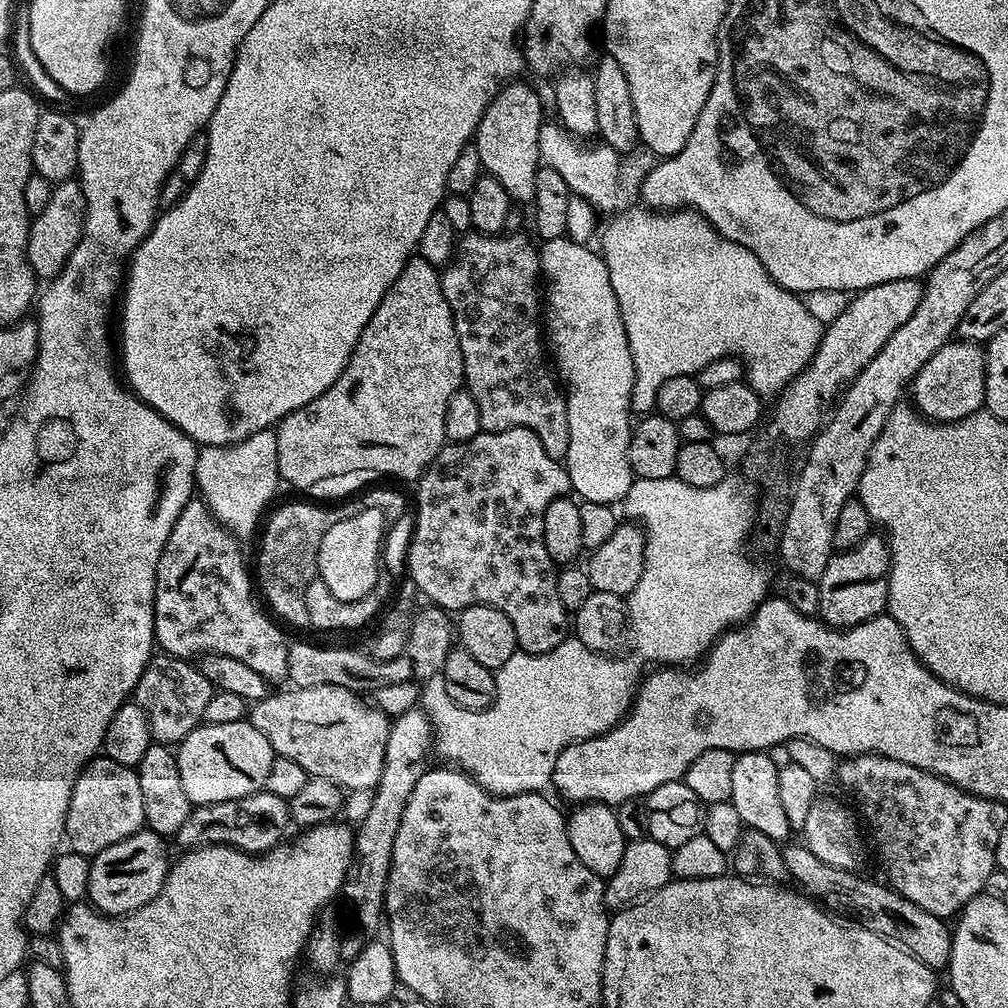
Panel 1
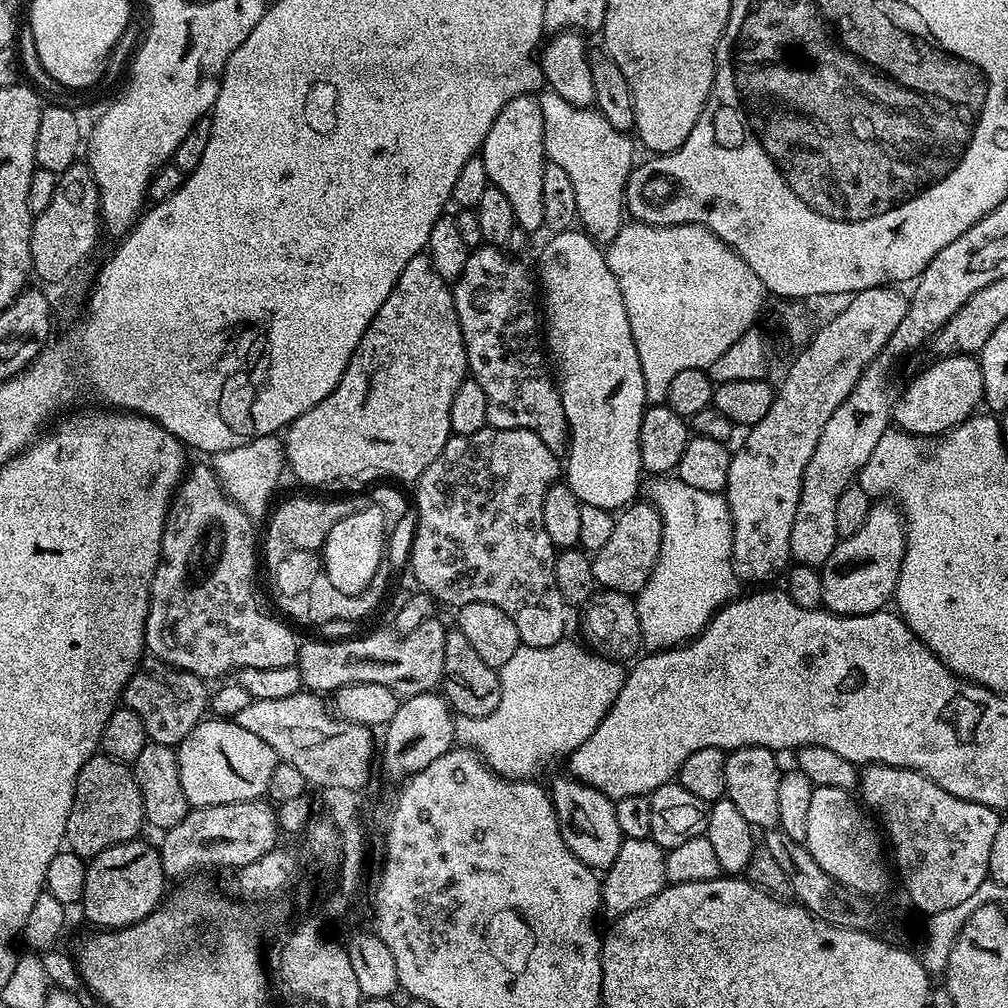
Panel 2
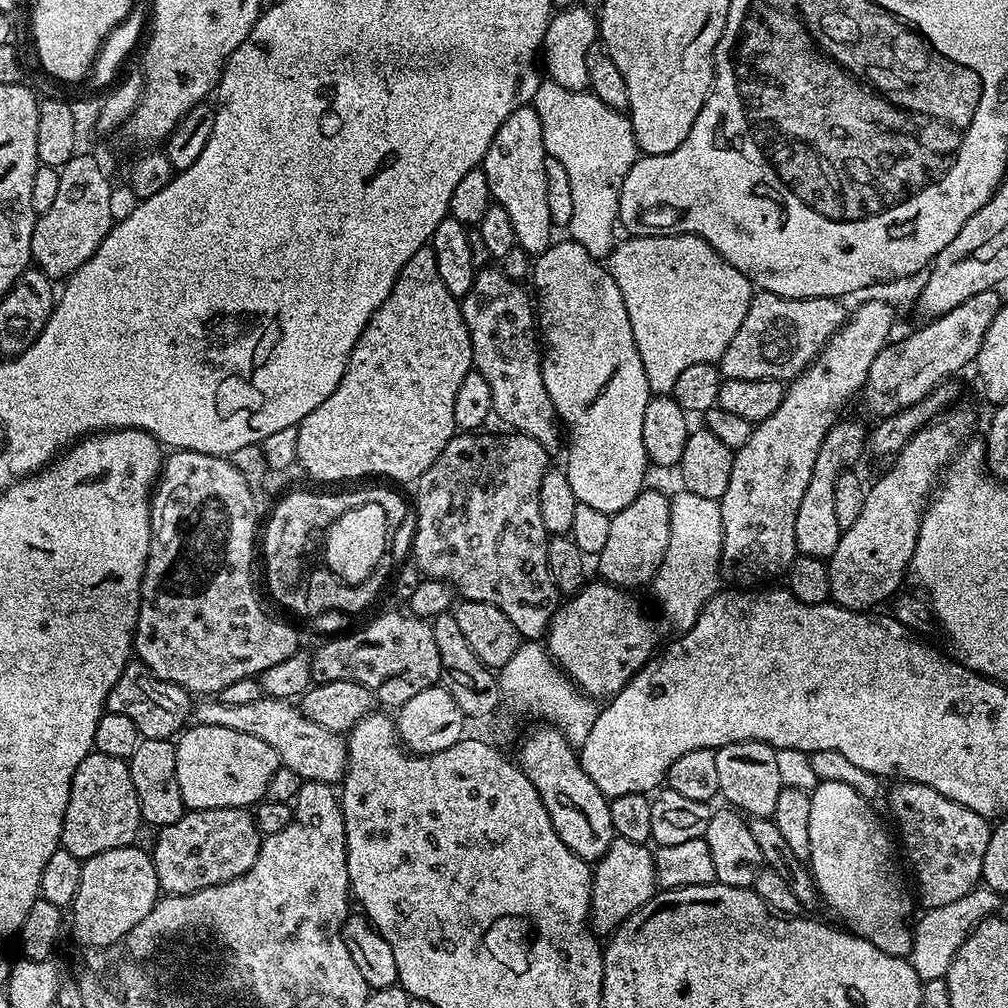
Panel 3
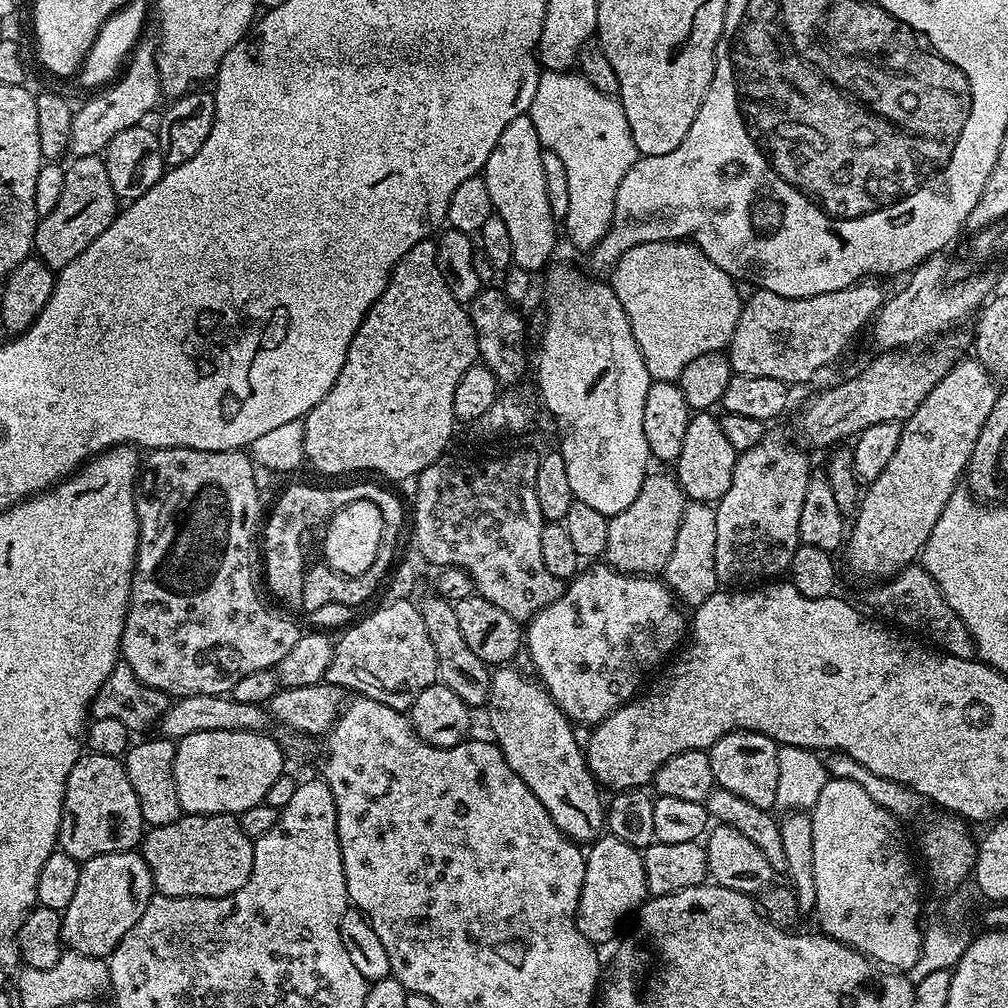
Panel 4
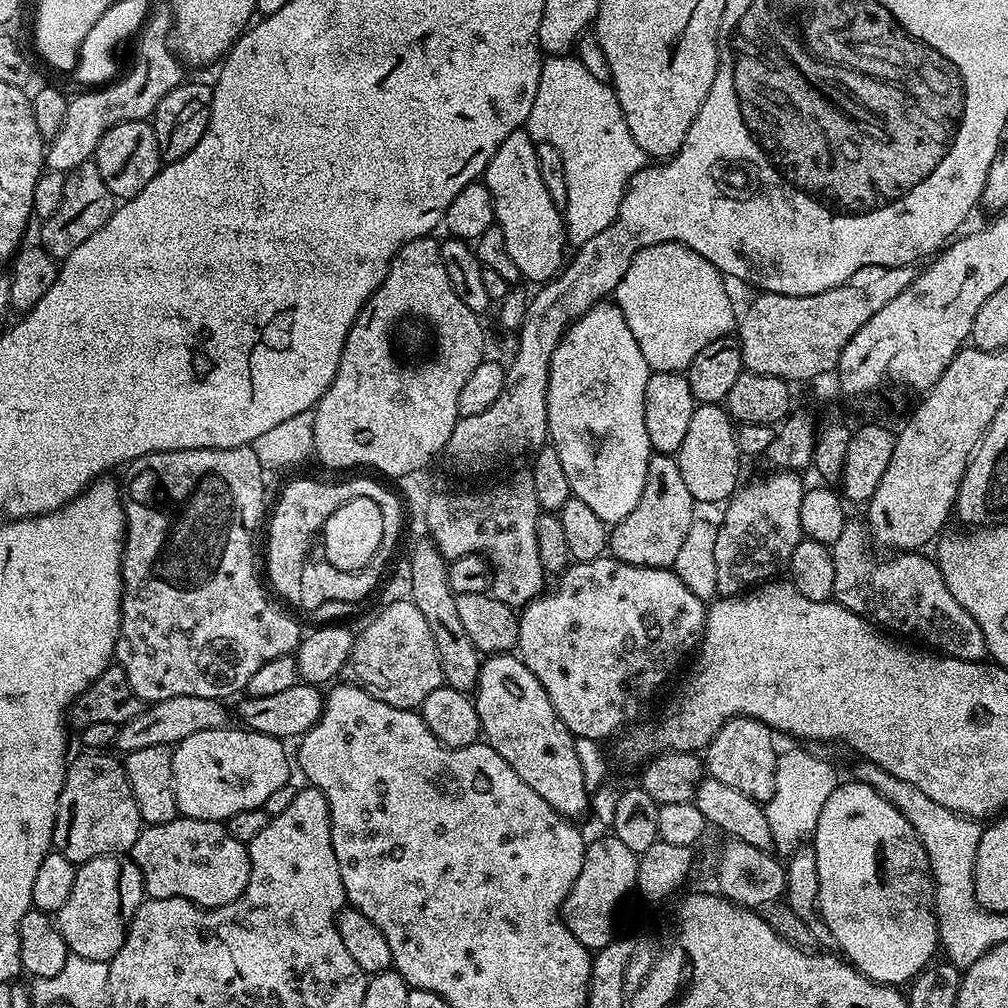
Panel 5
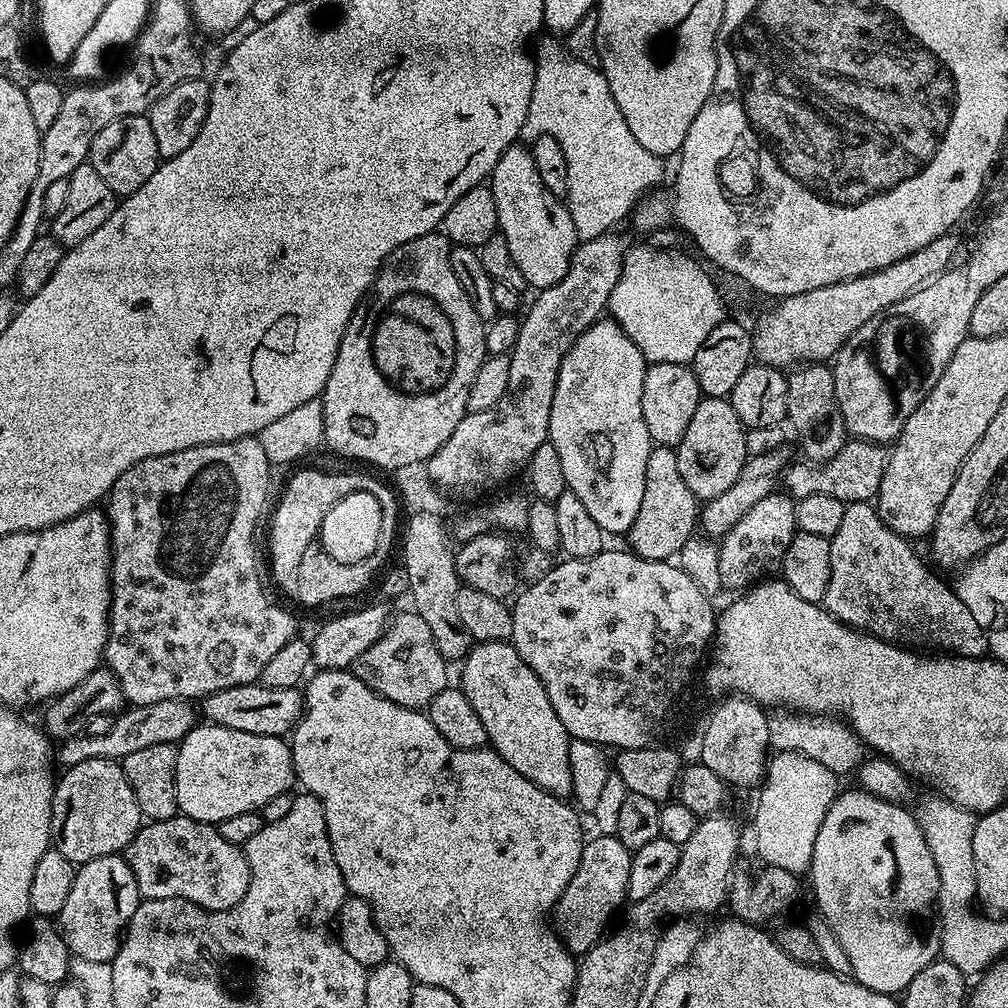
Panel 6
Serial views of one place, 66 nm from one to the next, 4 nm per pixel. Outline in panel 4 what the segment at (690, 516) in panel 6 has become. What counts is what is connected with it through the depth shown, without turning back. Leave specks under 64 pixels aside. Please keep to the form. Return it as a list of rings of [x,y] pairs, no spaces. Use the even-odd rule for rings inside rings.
[[[649,471],[638,490],[638,498],[608,521],[610,531],[603,554],[608,567],[625,576],[655,577],[663,573],[670,562],[670,554],[674,554],[674,542],[678,542],[678,526],[682,526],[685,507],[686,497],[675,475],[671,471]]]

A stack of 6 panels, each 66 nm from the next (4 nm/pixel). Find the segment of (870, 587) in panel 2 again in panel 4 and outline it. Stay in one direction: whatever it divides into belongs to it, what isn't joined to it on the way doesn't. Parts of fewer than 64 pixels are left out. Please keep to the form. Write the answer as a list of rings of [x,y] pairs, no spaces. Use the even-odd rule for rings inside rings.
[[[974,358],[961,359],[943,376],[938,386],[926,394],[914,414],[903,421],[898,450],[894,450],[894,458],[886,462],[886,470],[882,470],[882,474],[878,474],[878,478],[863,489],[860,506],[854,513],[846,536],[848,568],[854,575],[871,582],[883,582],[909,567],[915,561],[912,559],[915,556],[917,559],[923,553],[930,530],[934,530],[934,522],[938,522],[942,510],[946,510],[950,494],[956,491],[965,475],[968,460],[978,442],[978,434],[982,434],[982,426],[986,426],[986,418],[990,418],[990,410],[994,410],[997,395],[997,381],[988,371]]]

